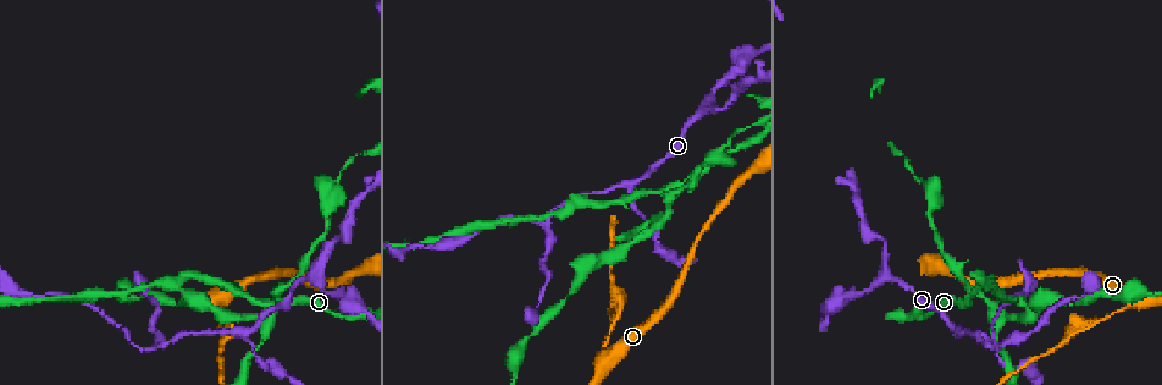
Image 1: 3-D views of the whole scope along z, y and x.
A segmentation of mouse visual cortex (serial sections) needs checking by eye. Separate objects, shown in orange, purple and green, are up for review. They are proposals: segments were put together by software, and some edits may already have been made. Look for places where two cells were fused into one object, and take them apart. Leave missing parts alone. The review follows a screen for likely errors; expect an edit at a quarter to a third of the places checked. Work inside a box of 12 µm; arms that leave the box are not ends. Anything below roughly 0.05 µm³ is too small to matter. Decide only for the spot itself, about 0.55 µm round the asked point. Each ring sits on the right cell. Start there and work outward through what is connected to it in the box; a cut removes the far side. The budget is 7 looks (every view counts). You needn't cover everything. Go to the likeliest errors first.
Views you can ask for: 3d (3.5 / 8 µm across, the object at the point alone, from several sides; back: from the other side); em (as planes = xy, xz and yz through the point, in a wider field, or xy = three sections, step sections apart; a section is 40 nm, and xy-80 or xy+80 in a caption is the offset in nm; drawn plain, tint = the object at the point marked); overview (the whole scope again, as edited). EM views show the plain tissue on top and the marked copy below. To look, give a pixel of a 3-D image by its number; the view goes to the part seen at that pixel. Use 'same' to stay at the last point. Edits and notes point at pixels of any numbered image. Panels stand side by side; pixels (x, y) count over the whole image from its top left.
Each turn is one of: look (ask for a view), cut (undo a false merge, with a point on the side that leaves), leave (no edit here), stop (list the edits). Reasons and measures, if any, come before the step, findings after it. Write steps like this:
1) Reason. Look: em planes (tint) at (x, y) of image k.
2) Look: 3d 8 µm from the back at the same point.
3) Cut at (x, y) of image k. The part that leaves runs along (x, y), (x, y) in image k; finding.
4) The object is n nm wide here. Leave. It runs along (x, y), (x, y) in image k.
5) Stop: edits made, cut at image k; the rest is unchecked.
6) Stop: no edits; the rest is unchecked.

Narrows sharply. Look: 3d 3.5 µm from the back at (660, 190) of image 1.

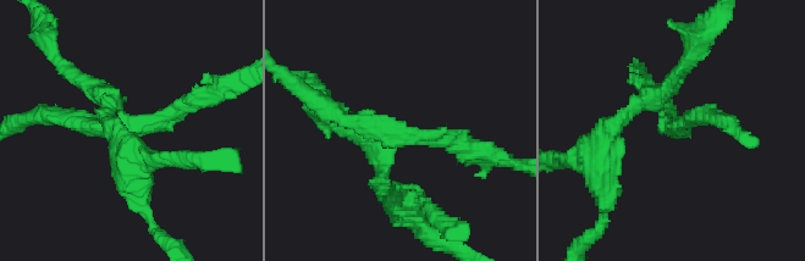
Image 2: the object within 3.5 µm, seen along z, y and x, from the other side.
4 arms meet here; the arms are 200, 200, 200, 200 nm wide; need the tissue. Look: em xy step 2 (tint) at (395, 136) of image 2.

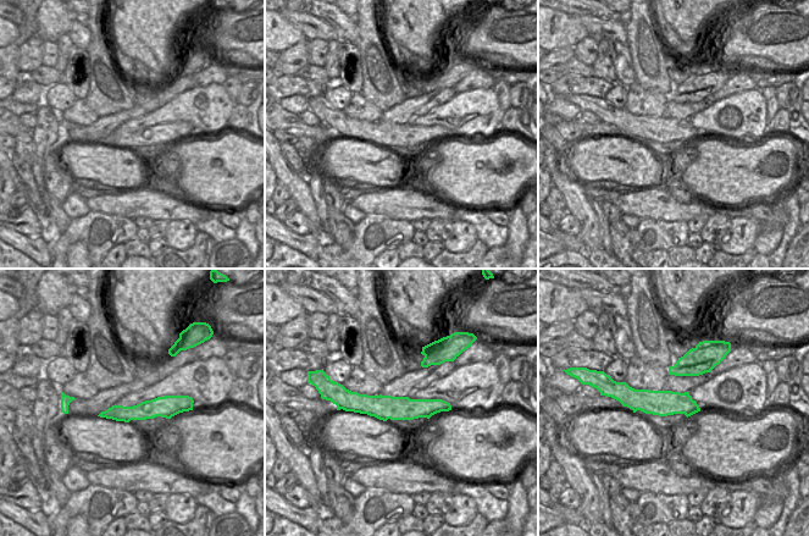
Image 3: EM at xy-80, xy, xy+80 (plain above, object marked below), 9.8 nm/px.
Cut at (88, 85) of image 2. The part that leaves runs along (119, 110), (119, 144), (149, 162) in image 2; a second cell is stuck on.

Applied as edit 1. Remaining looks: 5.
Look: overview.

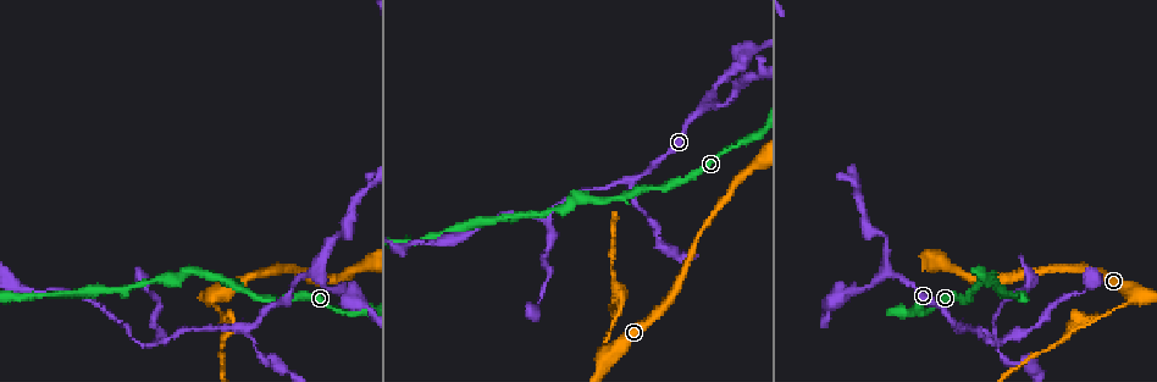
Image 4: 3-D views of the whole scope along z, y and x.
Branch point. Look: 3d 3.5 µm at (551, 216) of image 4.

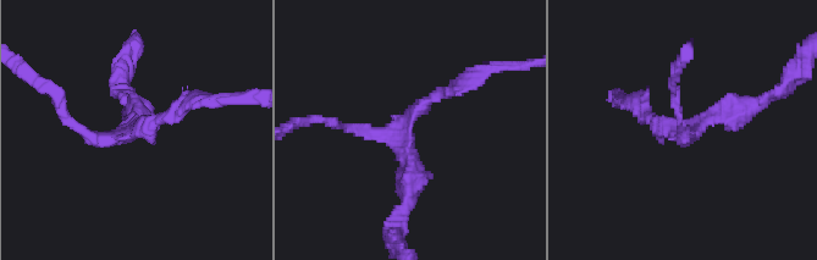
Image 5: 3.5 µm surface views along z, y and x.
3 arms meet here; the arms are 150, 150, 300 nm wide; need the tissue. Look: em xy step 1 (tint) at (404, 120) of image 5.

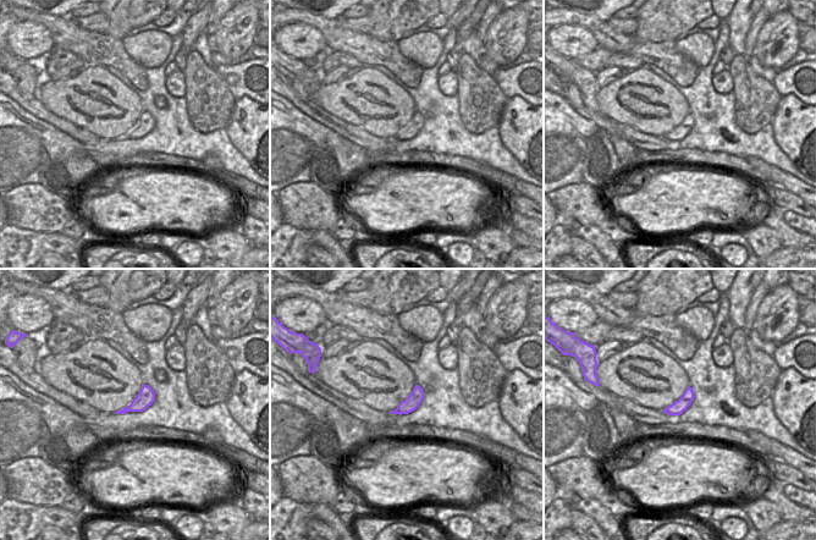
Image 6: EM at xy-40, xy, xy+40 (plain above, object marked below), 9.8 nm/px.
Look: em xy step 3 (tint) at the same point.

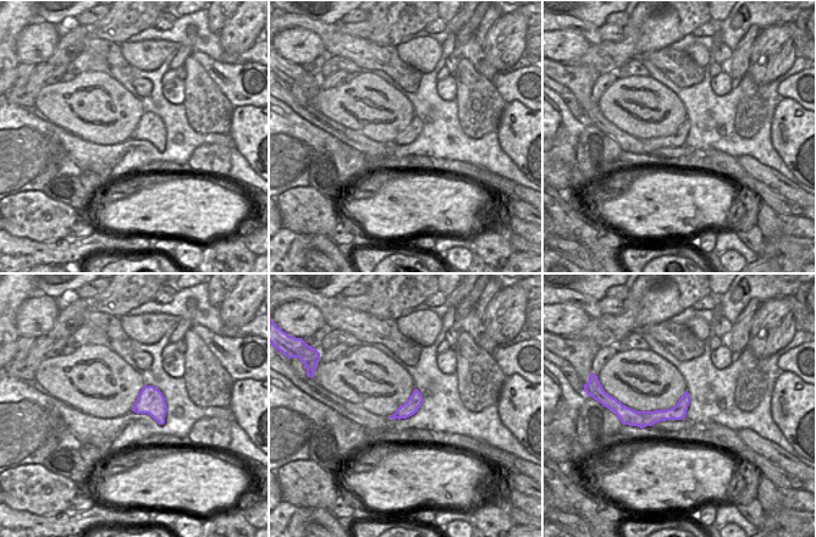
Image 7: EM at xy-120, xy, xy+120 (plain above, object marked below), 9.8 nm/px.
The object is 150 nm wide here. Leave. It runs along (687, 398), (672, 414), (628, 418) in image 7; all the same cell.

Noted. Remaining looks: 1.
Stop: edits made, cut at image 2; the rest is unchecked.

